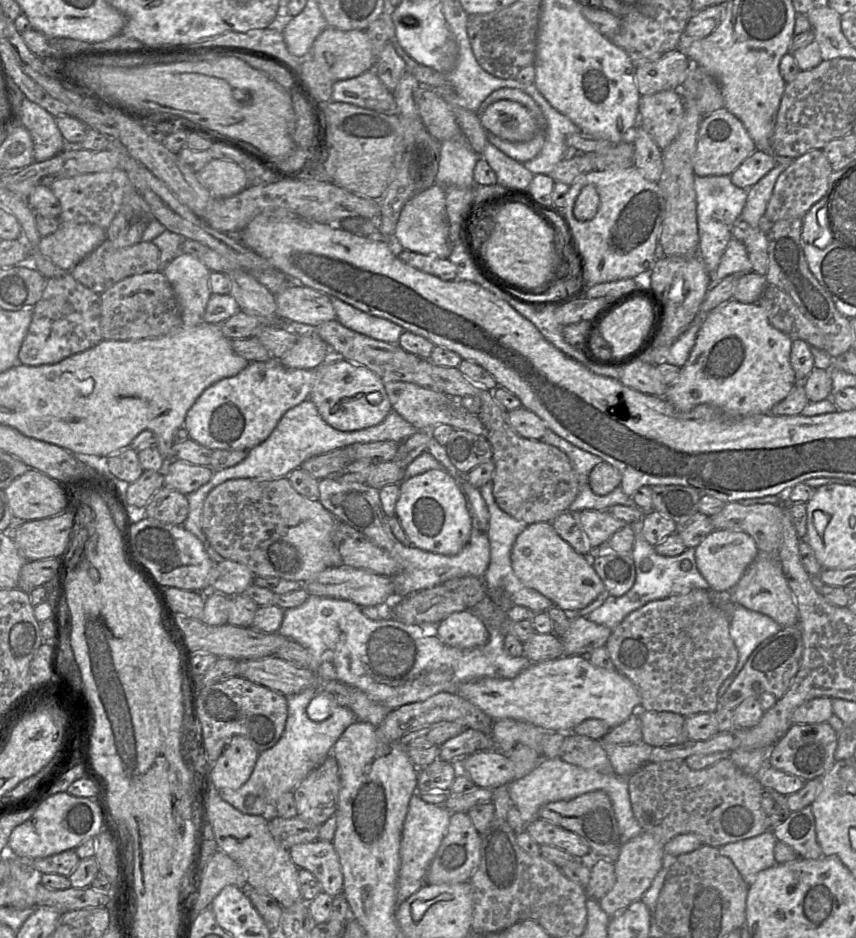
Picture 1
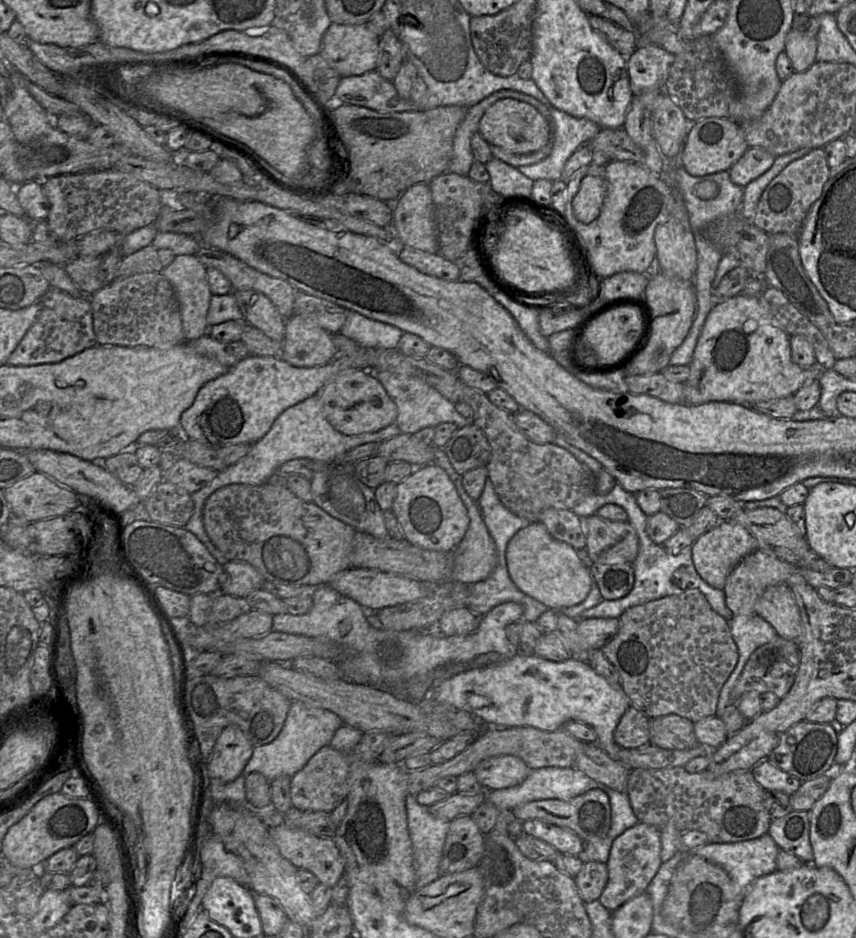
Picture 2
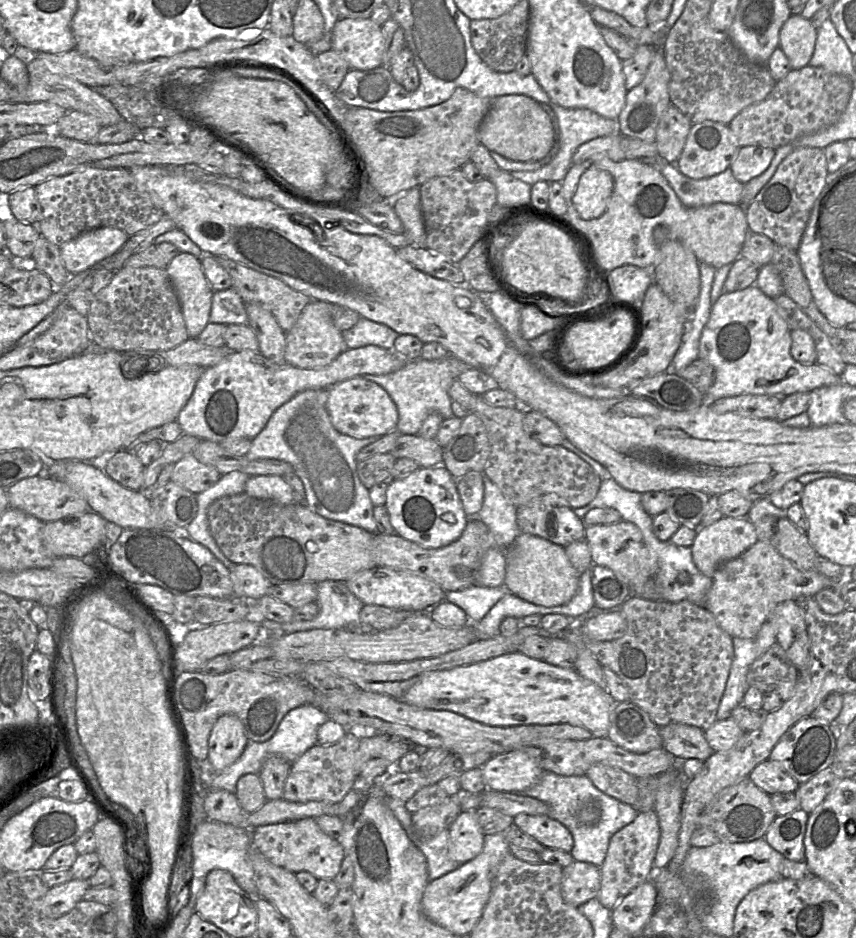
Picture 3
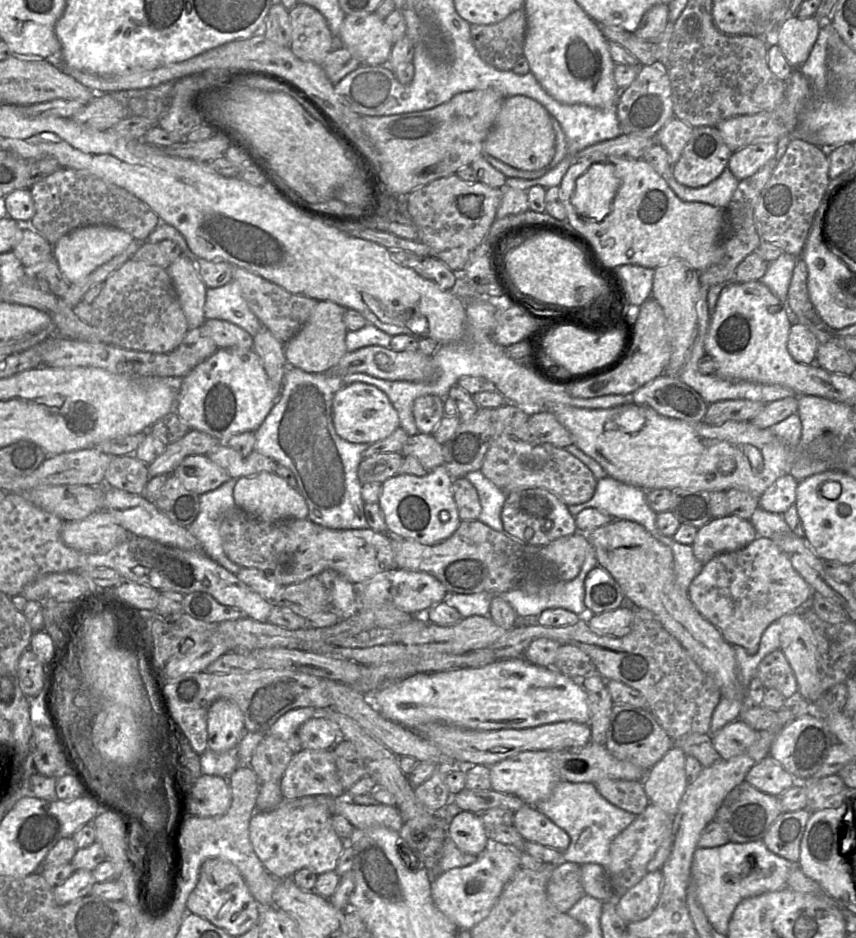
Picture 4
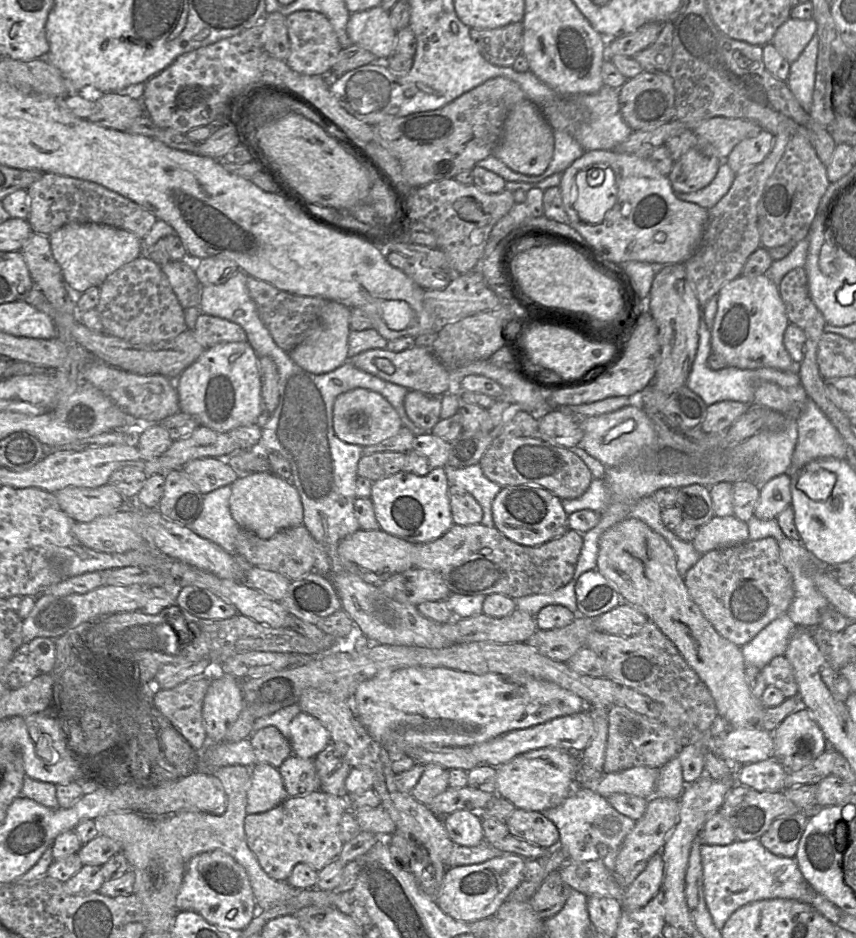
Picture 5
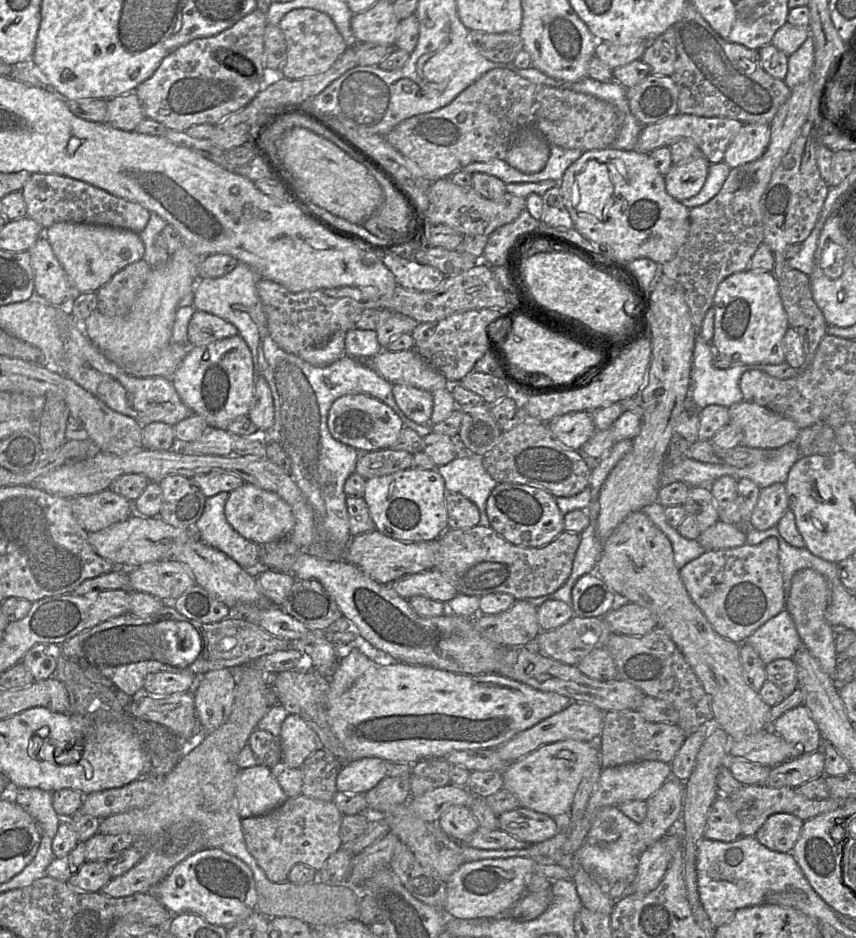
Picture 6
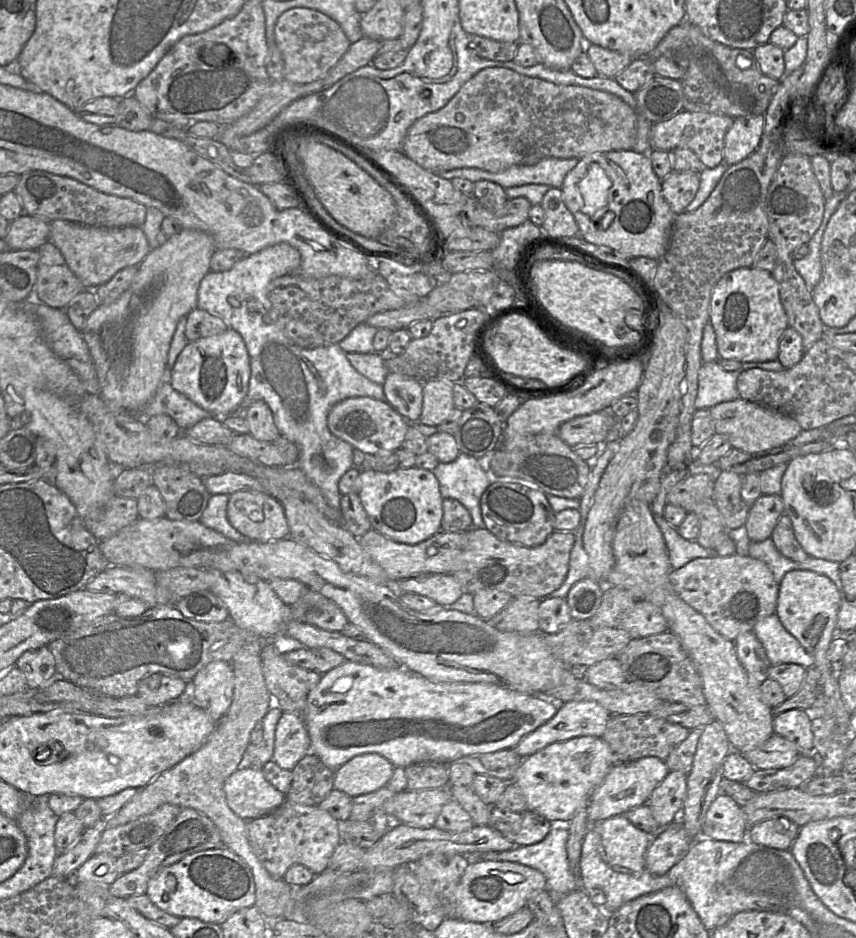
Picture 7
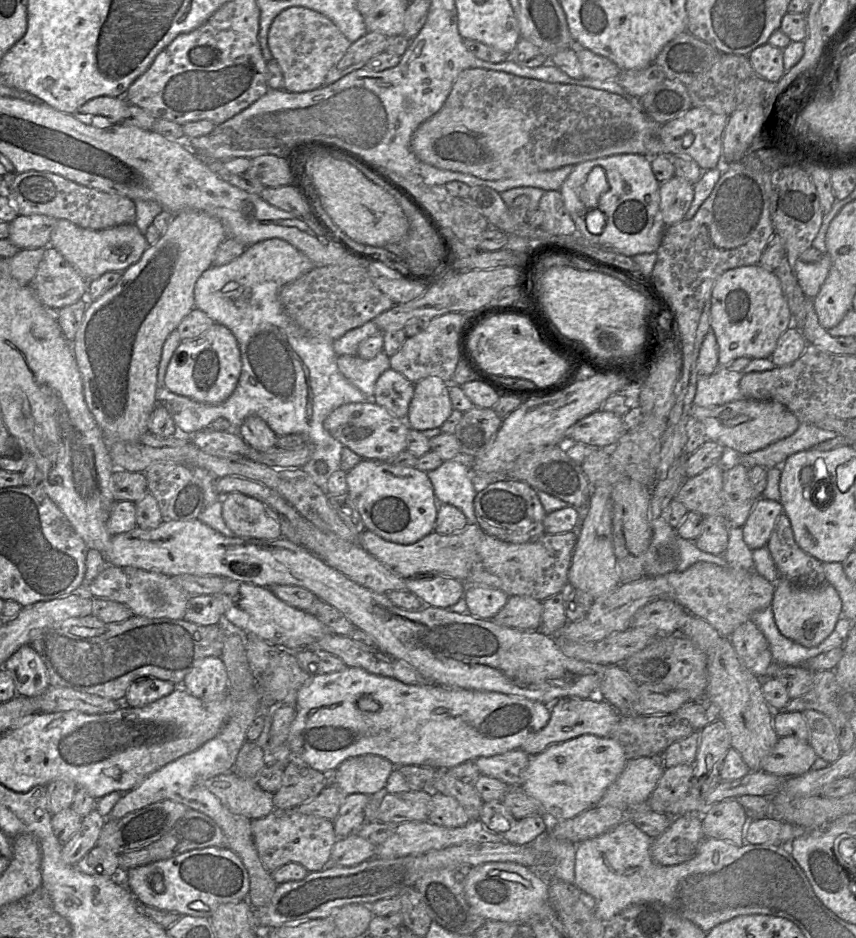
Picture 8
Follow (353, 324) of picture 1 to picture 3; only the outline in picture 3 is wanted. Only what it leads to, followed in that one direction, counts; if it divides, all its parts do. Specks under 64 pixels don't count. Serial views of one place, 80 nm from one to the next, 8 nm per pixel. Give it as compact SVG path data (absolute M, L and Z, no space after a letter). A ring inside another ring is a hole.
M360 317L359 321L351 329L343 331L342 335L348 349L376 345L393 350L394 342L400 334L385 324Z

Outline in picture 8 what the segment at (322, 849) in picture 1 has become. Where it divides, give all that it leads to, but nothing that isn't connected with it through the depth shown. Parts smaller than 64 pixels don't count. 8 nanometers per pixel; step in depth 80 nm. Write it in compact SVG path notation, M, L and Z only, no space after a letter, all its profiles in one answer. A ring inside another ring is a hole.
M295 807L274 809L263 818L251 820L251 832L260 860L270 873L290 862L303 865L309 872L321 871L338 839L332 820L302 814Z

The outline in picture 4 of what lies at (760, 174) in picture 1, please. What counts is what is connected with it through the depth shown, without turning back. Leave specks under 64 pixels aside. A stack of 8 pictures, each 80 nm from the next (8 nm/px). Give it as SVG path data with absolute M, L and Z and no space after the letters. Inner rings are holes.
M776 143L749 144L731 154L727 167L740 181L756 173L774 158L776 150Z

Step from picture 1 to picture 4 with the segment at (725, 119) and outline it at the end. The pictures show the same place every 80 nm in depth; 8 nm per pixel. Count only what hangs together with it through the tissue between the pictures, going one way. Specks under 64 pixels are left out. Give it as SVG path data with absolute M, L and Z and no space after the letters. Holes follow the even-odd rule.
M716 126L694 127L679 159L672 166L672 174L684 186L706 186L727 167L732 153Z

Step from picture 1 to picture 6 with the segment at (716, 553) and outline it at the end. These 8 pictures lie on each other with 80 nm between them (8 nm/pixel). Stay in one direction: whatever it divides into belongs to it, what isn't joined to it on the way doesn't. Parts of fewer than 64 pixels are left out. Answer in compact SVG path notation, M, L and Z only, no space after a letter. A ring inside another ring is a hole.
M722 520L700 532L697 540L706 550L738 547L746 542L746 533L739 527Z

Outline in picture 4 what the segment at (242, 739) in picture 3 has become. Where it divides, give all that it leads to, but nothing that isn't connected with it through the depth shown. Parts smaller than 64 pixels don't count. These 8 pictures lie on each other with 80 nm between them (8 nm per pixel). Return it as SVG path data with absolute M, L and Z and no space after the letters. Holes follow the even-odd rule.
M218 699L207 714L208 749L222 753L237 746L245 733L243 714L238 705L228 699Z

